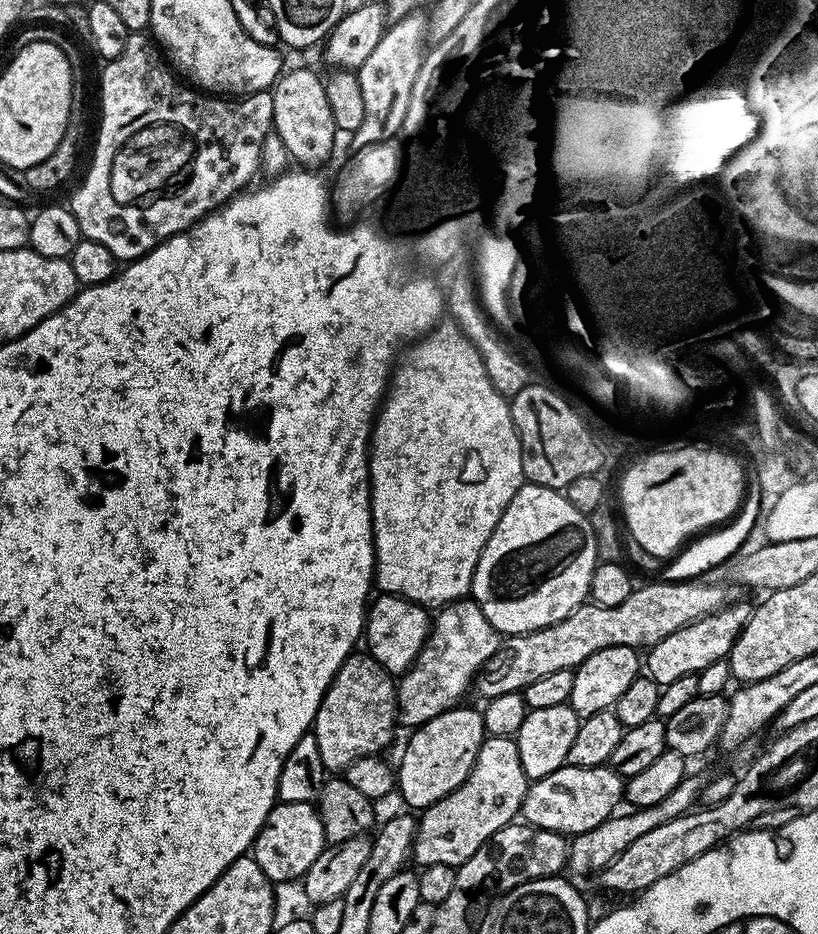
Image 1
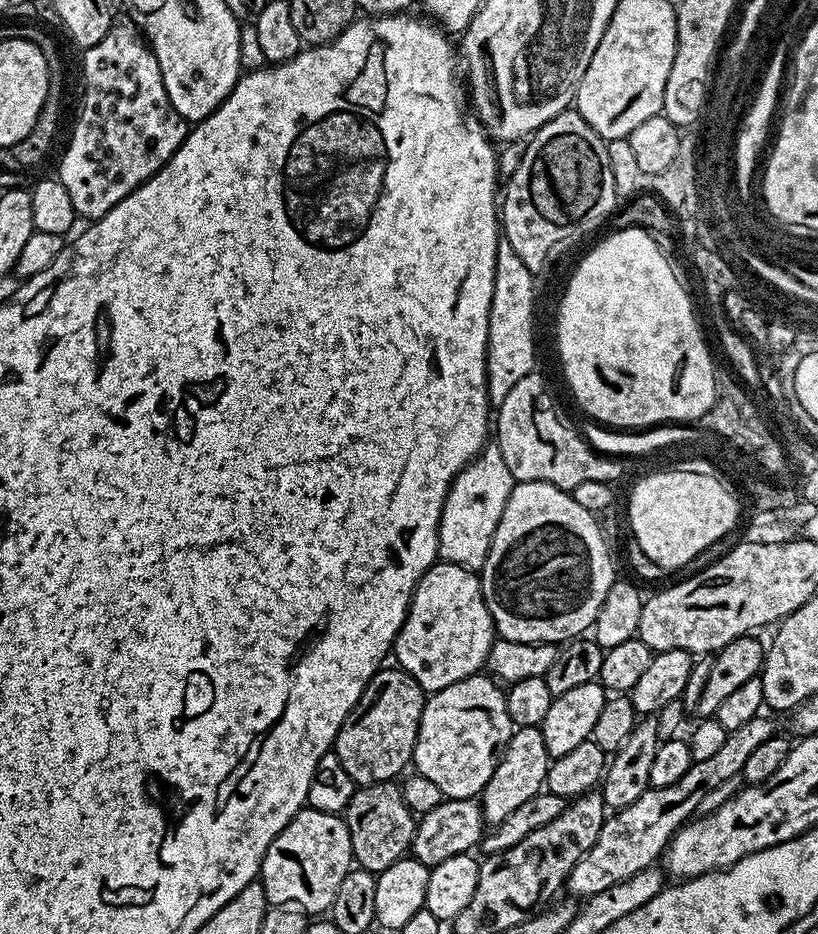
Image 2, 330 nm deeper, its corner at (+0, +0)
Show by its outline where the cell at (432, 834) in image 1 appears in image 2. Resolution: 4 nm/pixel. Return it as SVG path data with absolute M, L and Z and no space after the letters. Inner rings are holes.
M539 727L516 728L508 740L508 747L497 759L496 769L486 782L482 793L482 811L489 825L501 824L522 802L534 798L545 787L548 779L550 757L546 750L546 742L542 738Z

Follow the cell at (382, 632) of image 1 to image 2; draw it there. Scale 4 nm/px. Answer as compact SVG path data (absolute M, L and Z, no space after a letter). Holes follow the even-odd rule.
M437 562L424 573L424 577L416 584L416 588L412 591L412 603L408 605L408 617L404 620L404 625L401 626L399 634L396 635L394 645L394 656L396 652L395 663L403 668L405 672L418 682L418 686L423 688L425 693L431 694L442 690L446 686L454 686L454 682L462 682L467 676L475 676L488 663L488 655L494 643L494 625L492 623L492 615L488 613L488 607L484 601L484 595L480 589L480 578L475 571L464 568L460 564L450 564L447 562Z

